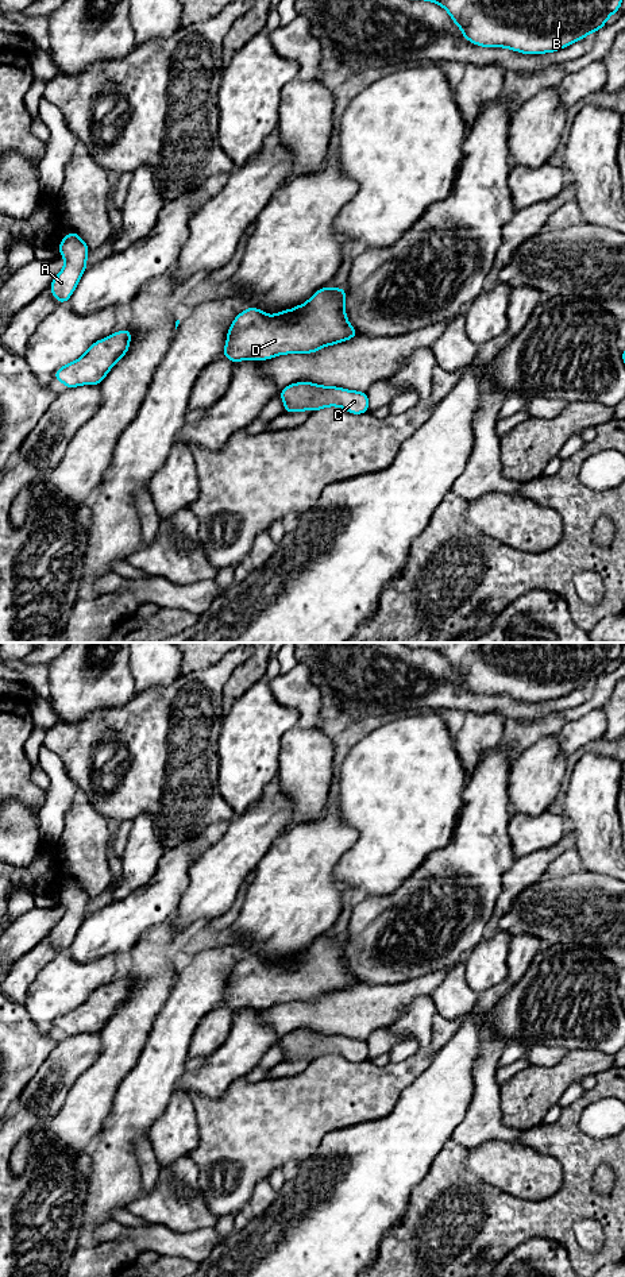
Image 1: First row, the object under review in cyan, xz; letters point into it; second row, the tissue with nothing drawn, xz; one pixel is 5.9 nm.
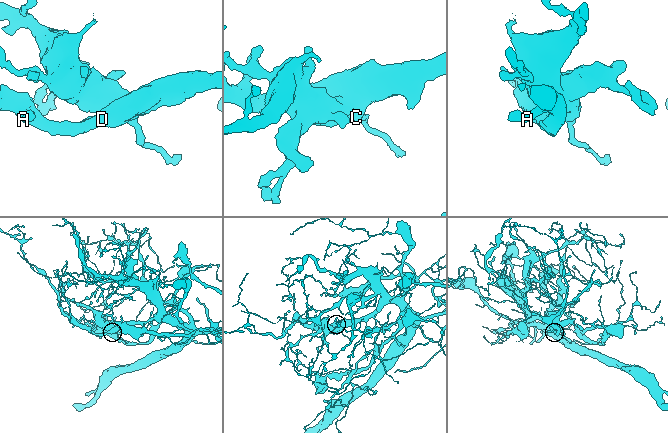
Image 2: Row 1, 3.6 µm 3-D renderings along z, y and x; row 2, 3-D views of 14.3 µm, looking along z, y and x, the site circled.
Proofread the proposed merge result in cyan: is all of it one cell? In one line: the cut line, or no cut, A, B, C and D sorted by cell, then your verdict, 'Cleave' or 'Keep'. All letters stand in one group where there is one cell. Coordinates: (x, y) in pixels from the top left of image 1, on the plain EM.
No split. Groups: A B C D. Keep

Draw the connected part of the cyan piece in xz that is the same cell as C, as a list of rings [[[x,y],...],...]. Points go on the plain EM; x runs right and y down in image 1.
[[[296,1030],[278,1041],[285,1053],[285,1061],[320,1058],[327,1054],[340,1054],[348,1061],[363,1062],[369,1058],[366,1039],[346,1038],[336,1034],[320,1034],[312,1030]]]

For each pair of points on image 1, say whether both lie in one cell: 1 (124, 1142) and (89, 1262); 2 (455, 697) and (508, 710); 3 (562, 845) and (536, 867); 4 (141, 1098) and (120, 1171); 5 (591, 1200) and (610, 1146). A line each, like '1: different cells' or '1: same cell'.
1: different cells
2: same cell
3: same cell
4: same cell
5: same cell

